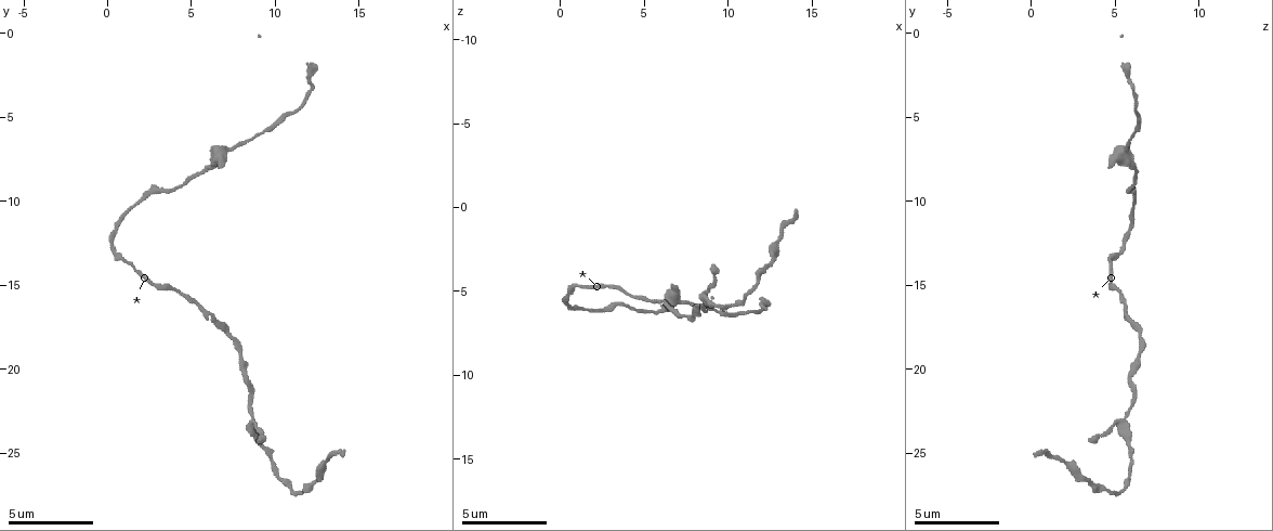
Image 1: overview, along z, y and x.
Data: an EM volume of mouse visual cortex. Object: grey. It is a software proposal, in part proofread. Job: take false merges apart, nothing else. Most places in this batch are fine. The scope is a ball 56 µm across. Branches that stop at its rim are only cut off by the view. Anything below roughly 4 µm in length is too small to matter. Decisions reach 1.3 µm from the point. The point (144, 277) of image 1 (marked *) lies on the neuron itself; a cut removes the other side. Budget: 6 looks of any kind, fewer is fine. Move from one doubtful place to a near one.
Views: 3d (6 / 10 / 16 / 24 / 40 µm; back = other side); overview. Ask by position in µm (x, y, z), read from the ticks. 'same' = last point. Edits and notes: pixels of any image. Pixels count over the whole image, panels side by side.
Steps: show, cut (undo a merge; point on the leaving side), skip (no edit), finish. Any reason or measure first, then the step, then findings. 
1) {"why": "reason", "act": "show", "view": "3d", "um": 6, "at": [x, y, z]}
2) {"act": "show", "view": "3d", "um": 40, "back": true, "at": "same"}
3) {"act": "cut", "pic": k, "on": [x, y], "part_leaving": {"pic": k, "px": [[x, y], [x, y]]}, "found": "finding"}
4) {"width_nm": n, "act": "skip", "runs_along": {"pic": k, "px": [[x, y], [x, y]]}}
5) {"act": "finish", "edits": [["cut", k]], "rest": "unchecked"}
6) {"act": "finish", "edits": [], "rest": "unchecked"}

{"why": "thick turns thin", "act": "show", "view": "3d", "um": 10, "at": [3.6, 9.4, 5.7]}

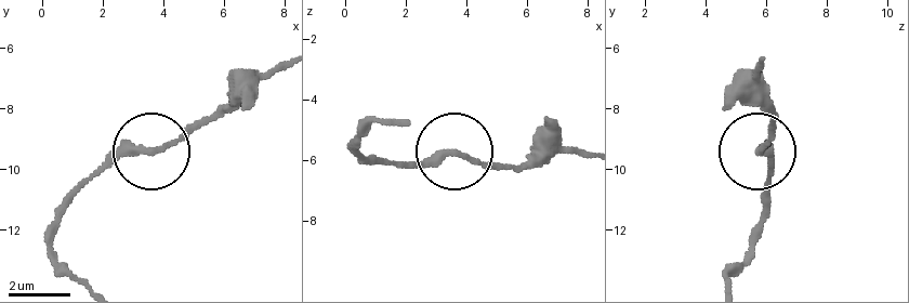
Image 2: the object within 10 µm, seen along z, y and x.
{"why": "other side", "act": "show", "view": "3d", "um": 10, "back": true, "at": [3.7, 9.4, 5.7]}

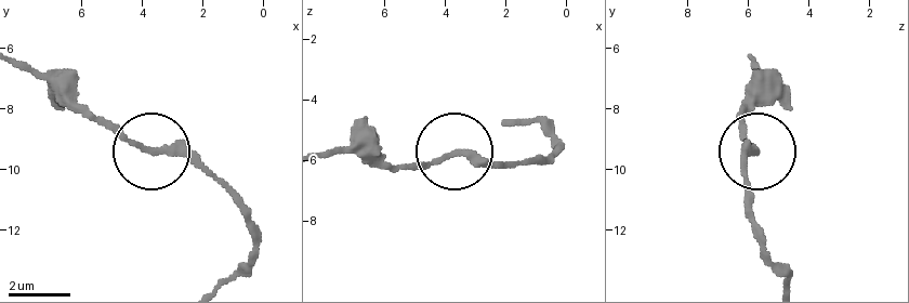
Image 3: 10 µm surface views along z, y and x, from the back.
{"act": "skip", "runs_along": {"pic": 3, "px": [[786, 285], [748, 200], [748, 154], [755, 154], [739, 109]]}, "found": "all the same neuron"}

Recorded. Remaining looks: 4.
{"why": "thick turns thin", "act": "show", "view": "3d", "um": 10, "at": [7.6, 6.7, 5.8]}

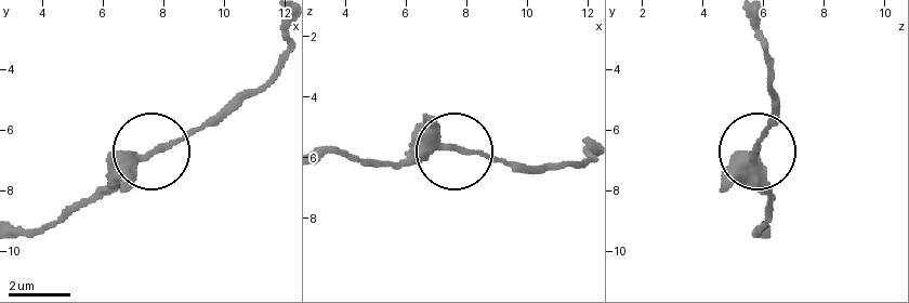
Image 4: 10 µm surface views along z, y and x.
{"act": "skip", "found": "one neuron here"}

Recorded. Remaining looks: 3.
{"why": "three-way junction", "act": "show", "view": "3d", "um": 16, "at": [8.6, 22.4, 5.9]}

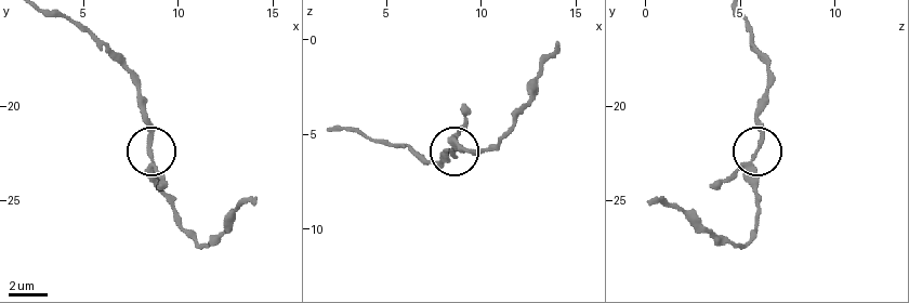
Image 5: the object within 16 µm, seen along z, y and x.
{"arms": 3, "act": "skip", "runs_along": {"pic": 5, "px": [[338, 129], [405, 145], [430, 162], [469, 148]]}, "found": "one neuron here"}

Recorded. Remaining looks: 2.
{"act": "finish", "edits": [], "rest": "unchecked"}

